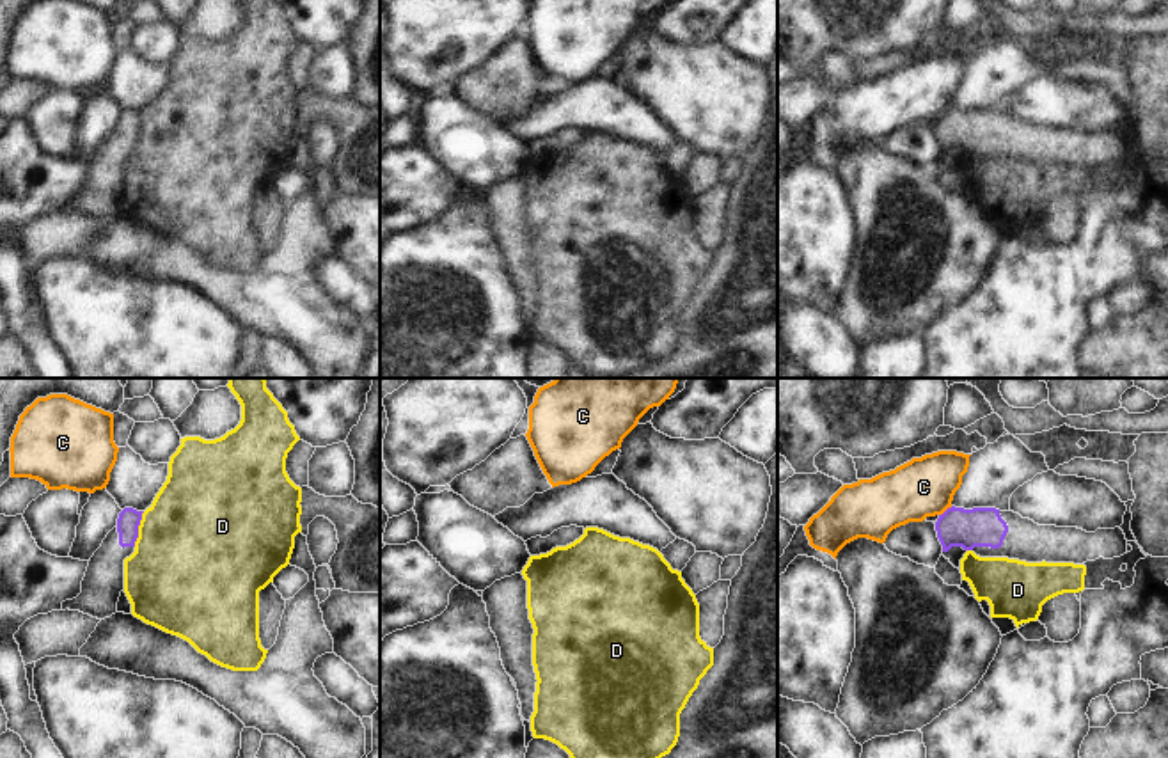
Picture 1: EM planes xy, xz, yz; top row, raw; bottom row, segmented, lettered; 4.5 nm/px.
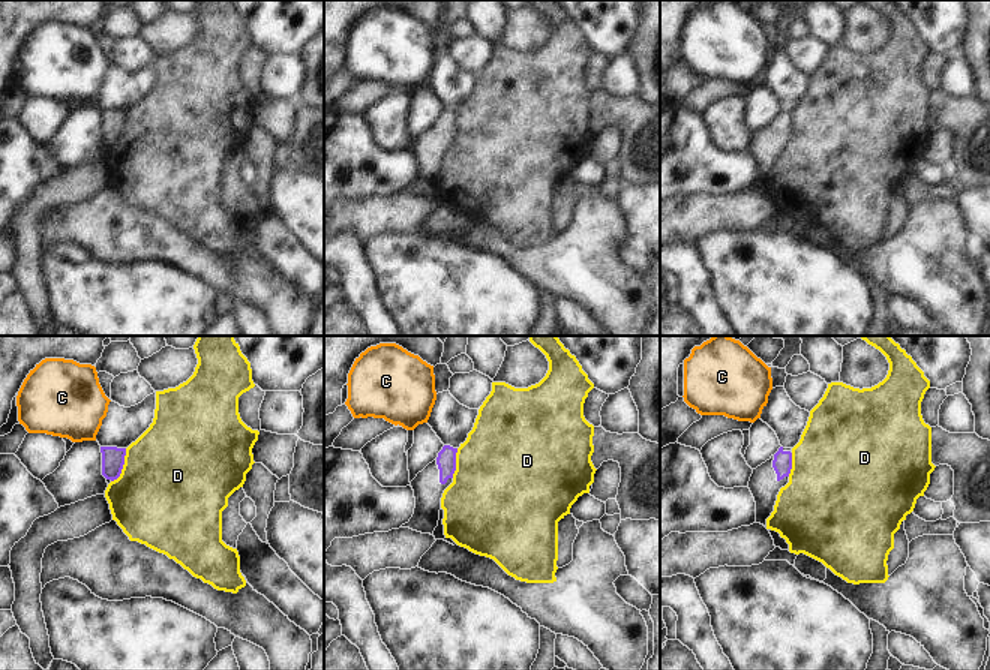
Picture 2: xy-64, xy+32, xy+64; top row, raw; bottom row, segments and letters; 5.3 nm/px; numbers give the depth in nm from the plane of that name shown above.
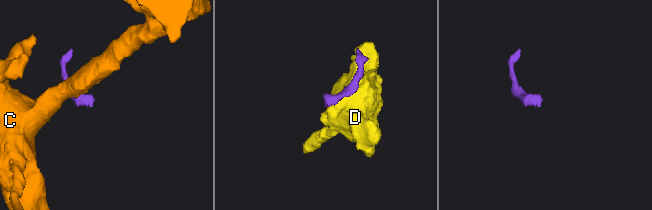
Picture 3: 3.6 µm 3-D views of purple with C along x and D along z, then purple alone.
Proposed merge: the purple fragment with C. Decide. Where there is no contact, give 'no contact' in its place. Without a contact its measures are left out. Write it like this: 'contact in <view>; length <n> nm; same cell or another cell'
contact in yz; length 80 nm; another cell

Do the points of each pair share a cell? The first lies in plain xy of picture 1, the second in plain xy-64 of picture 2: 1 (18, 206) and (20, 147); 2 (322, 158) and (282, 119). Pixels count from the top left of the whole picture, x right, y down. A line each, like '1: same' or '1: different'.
1: same
2: same

